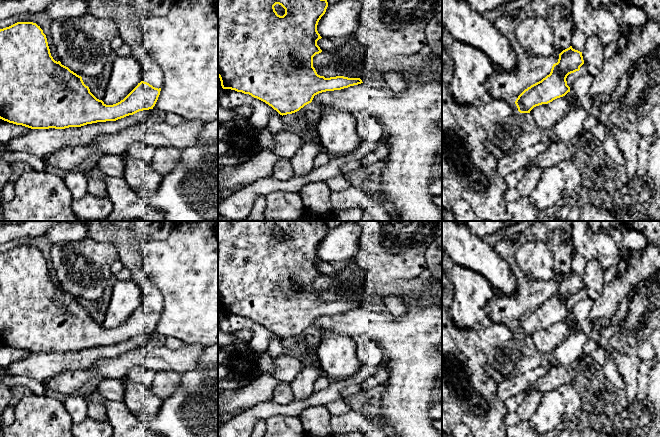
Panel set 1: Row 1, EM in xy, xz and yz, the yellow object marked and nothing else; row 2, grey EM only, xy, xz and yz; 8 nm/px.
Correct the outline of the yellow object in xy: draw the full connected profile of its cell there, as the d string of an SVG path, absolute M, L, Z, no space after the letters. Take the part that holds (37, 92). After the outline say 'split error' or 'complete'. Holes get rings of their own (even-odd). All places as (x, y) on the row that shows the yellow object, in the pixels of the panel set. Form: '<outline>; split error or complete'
M17 22L0 29L0 119L31 129L65 129L116 121L153 109L161 88L141 81L120 102L106 105L97 99L82 77L51 56L46 35L36 23Z; complete

